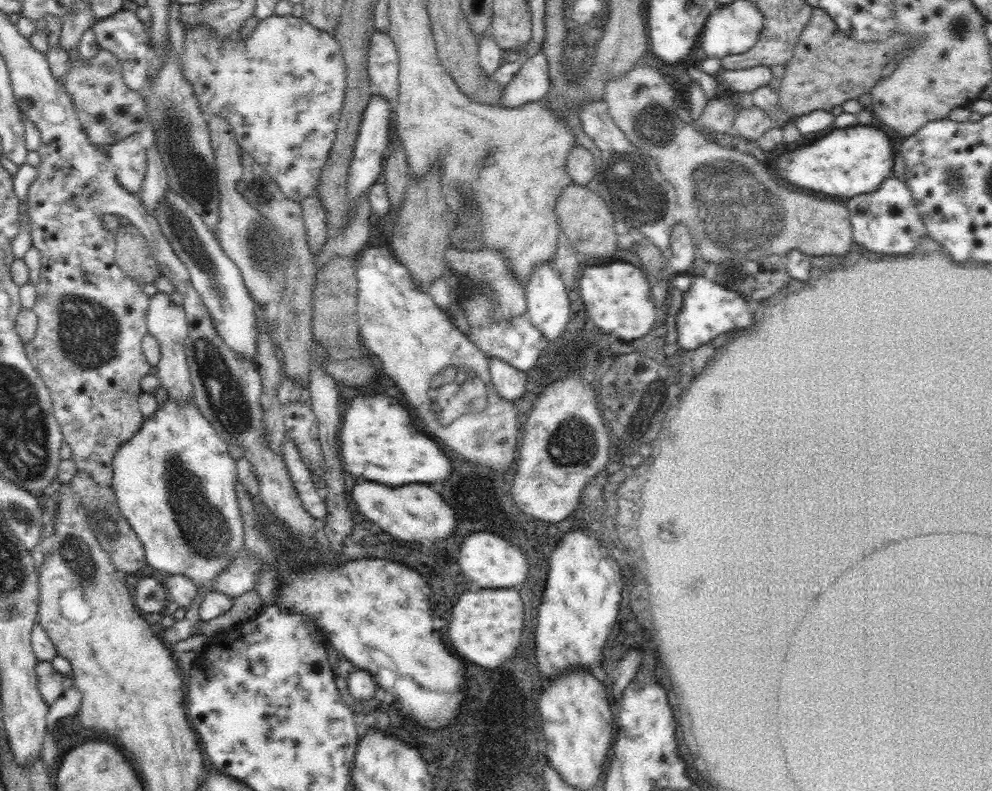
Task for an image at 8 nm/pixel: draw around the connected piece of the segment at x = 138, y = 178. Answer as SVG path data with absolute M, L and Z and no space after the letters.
M134 133L121 141L110 145L107 155L110 157L110 162L115 170L118 182L130 193L139 195L141 193L141 186L145 179L145 172L147 169L147 154L143 140L145 133Z

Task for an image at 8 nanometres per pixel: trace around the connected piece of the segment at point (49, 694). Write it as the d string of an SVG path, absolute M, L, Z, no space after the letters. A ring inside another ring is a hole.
M38 661L36 668L37 687L42 698L49 704L54 704L67 688L73 686L73 680L56 671L51 662Z

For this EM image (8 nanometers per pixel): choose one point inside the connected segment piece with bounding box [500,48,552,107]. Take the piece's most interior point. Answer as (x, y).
(532, 82)

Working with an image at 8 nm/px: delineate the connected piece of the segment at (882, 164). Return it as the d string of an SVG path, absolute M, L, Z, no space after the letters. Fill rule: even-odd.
M857 122L845 128L835 128L803 147L786 151L779 156L775 170L782 181L806 188L808 192L812 190L828 196L852 198L856 194L878 190L880 184L892 174L895 157L890 138L879 127Z

